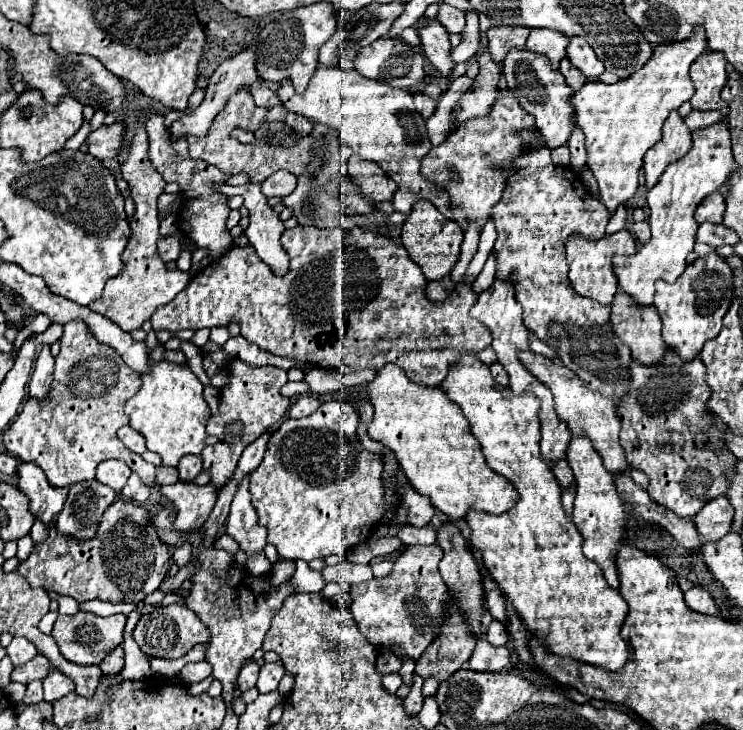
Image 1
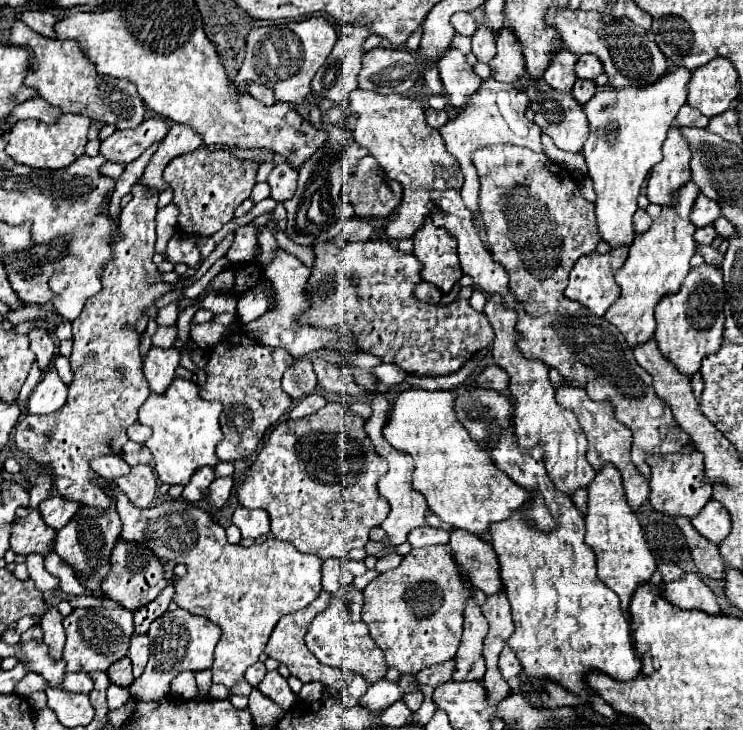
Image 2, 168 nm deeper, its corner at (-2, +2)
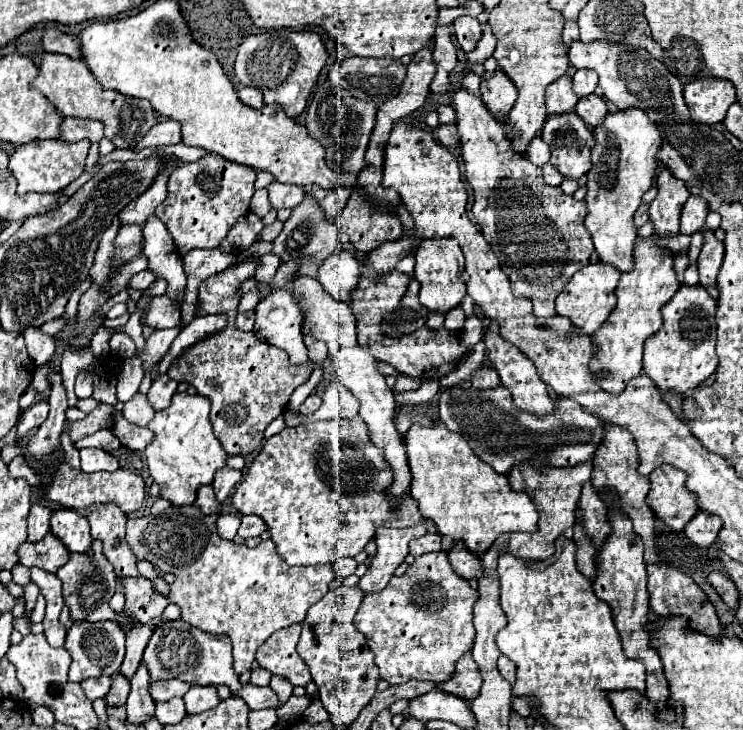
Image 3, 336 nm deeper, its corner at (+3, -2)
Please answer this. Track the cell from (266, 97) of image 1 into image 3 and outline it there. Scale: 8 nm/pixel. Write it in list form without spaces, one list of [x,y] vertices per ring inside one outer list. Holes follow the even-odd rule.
[[[243,87],[243,89],[239,91],[239,99],[241,99],[245,105],[253,107],[253,109],[261,109],[261,107],[263,107],[263,93],[259,93],[255,87]]]

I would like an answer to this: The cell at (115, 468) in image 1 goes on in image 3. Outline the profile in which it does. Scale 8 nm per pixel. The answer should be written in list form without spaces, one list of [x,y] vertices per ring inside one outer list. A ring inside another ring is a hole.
[[[81,449],[81,469],[85,473],[97,473],[97,471],[117,471],[119,461],[103,451],[103,449]]]

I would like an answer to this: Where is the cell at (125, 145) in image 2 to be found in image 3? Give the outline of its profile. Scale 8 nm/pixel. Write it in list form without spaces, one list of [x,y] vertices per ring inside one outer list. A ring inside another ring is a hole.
[[[163,119],[159,123],[155,123],[149,133],[137,143],[137,151],[145,149],[145,147],[161,147],[161,145],[171,145],[171,143],[179,143],[181,141],[181,131],[179,131],[179,123],[175,123],[173,119]]]

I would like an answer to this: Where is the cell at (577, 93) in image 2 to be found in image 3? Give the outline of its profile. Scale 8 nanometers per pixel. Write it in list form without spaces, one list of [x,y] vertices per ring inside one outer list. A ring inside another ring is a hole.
[[[593,93],[593,95],[587,95],[587,97],[579,99],[575,111],[589,127],[595,127],[595,125],[601,123],[603,115],[607,115],[607,103],[599,95]]]

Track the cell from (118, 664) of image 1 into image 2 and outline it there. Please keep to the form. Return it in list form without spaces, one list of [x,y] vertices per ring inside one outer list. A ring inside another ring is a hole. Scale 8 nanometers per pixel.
[[[124,657],[120,661],[116,661],[110,669],[108,669],[108,677],[114,685],[118,687],[130,687],[134,677],[132,677],[132,665],[130,665],[130,659]]]

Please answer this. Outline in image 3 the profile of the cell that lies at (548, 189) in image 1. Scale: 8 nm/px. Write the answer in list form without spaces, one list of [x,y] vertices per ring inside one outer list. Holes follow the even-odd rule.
[[[463,85],[451,91],[451,107],[455,109],[457,117],[457,131],[461,135],[461,153],[465,163],[465,177],[473,187],[473,217],[475,223],[481,227],[483,237],[491,245],[491,251],[501,259],[501,269],[511,281],[511,289],[517,297],[527,297],[533,303],[533,313],[537,317],[553,317],[555,311],[555,297],[563,291],[575,271],[589,263],[593,253],[593,241],[587,229],[583,227],[583,219],[587,213],[585,201],[575,201],[573,197],[565,195],[561,187],[551,187],[543,181],[541,167],[527,161],[523,153],[513,151],[511,141],[505,137],[503,129],[491,117],[491,111],[481,101],[481,97],[467,91]]]

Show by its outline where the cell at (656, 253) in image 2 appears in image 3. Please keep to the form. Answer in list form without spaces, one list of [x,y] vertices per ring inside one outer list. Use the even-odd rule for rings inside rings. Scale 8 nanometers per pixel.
[[[659,235],[637,237],[635,243],[635,267],[621,275],[619,285],[615,289],[617,305],[607,317],[607,321],[593,333],[597,353],[591,359],[591,373],[603,373],[599,385],[609,393],[619,393],[625,385],[641,373],[643,367],[643,343],[647,337],[655,335],[661,329],[661,307],[675,295],[679,289],[677,271],[675,271],[675,255],[669,249],[657,245]]]

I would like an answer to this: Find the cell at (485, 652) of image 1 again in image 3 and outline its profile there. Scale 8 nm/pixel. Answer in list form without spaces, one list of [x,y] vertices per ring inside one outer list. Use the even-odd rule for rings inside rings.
[[[505,655],[499,657],[499,673],[501,673],[509,683],[515,683],[515,663],[513,663],[509,657],[505,657]]]

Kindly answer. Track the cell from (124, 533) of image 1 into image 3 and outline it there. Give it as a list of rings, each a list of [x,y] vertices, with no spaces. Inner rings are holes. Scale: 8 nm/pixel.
[[[121,577],[119,585],[125,593],[123,613],[137,623],[159,625],[161,613],[169,605],[167,597],[161,595],[145,577]]]

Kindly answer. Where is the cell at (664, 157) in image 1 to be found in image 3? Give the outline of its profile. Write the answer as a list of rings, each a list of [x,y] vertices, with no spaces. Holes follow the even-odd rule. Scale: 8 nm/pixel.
[[[663,167],[661,173],[657,175],[655,187],[657,197],[649,203],[649,219],[655,225],[655,233],[669,237],[677,235],[681,207],[685,205],[691,193],[681,179],[675,179],[675,175],[671,175],[667,167]]]

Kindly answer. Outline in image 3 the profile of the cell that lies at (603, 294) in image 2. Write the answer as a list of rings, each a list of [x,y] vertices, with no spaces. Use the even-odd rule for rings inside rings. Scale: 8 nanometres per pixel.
[[[591,263],[583,269],[579,269],[571,281],[567,283],[567,287],[557,295],[555,307],[559,315],[569,317],[585,335],[593,335],[599,325],[607,319],[607,315],[613,311],[617,299],[615,299],[615,287],[617,281],[621,277],[621,271],[607,265],[607,263]]]

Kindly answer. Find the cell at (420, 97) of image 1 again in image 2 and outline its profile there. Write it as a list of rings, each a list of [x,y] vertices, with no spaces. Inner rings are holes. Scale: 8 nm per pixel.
[[[426,109],[426,121],[430,127],[440,129],[446,121],[448,121],[448,113],[446,111],[434,111],[434,109]]]

